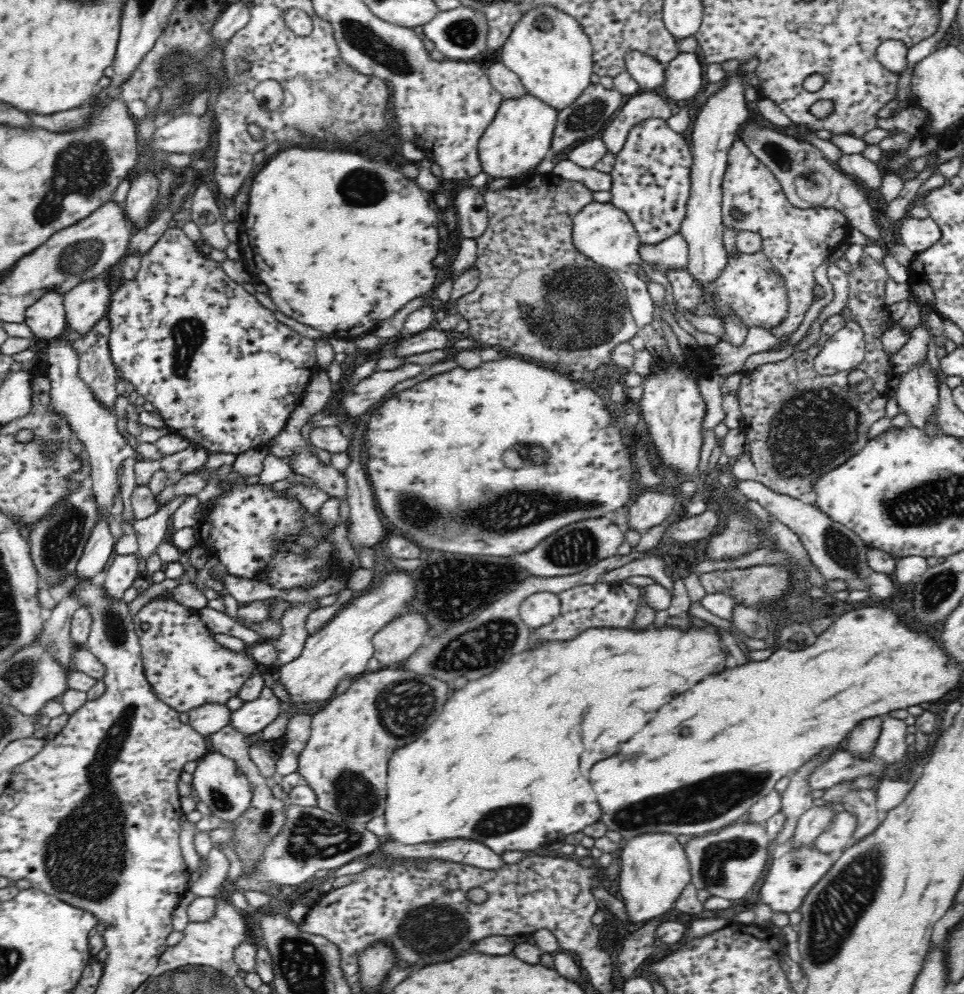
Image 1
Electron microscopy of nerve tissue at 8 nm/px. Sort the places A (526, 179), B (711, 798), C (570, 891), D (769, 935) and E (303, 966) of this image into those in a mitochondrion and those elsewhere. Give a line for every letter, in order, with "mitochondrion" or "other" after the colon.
A: other
B: mitochondrion
C: other
D: other
E: mitochondrion

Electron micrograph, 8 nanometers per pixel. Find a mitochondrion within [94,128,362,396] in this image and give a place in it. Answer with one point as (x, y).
(188, 335)

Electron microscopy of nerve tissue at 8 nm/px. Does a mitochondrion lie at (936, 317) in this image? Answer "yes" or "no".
no

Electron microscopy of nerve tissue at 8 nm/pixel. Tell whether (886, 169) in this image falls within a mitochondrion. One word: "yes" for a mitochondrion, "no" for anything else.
no

